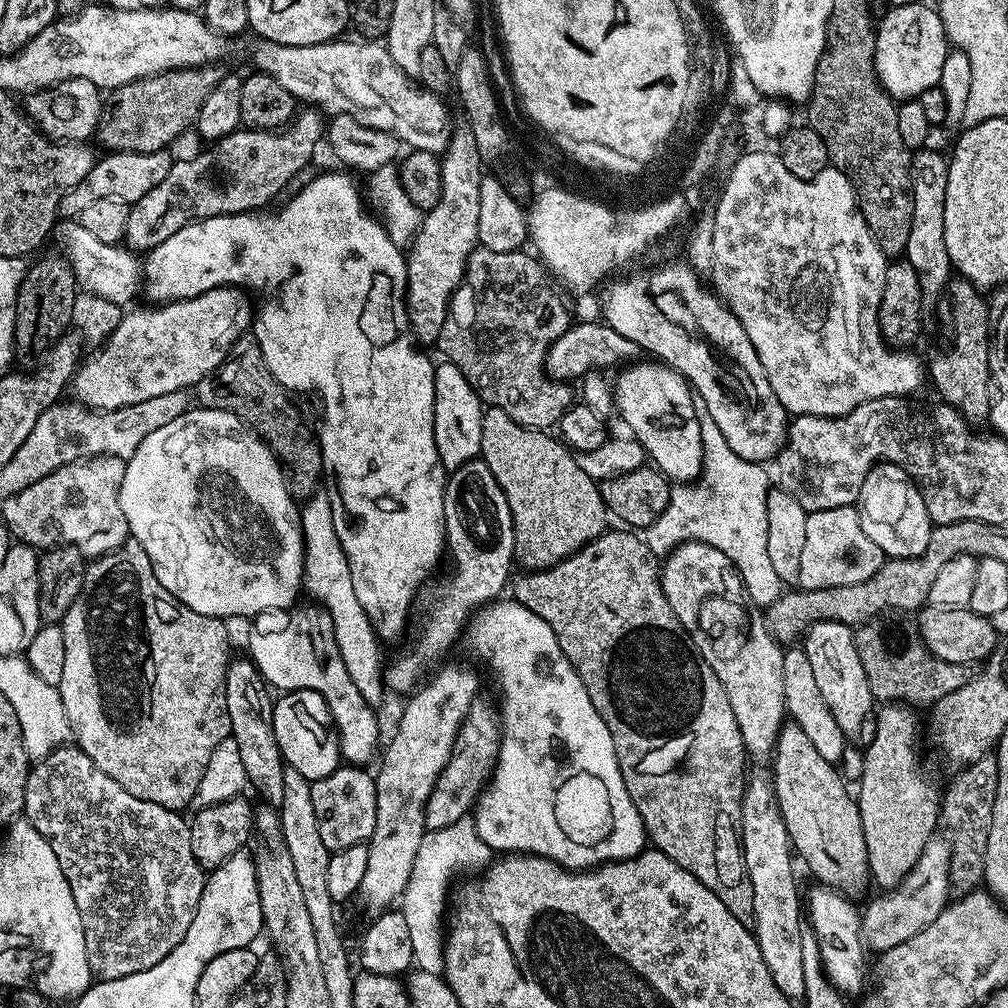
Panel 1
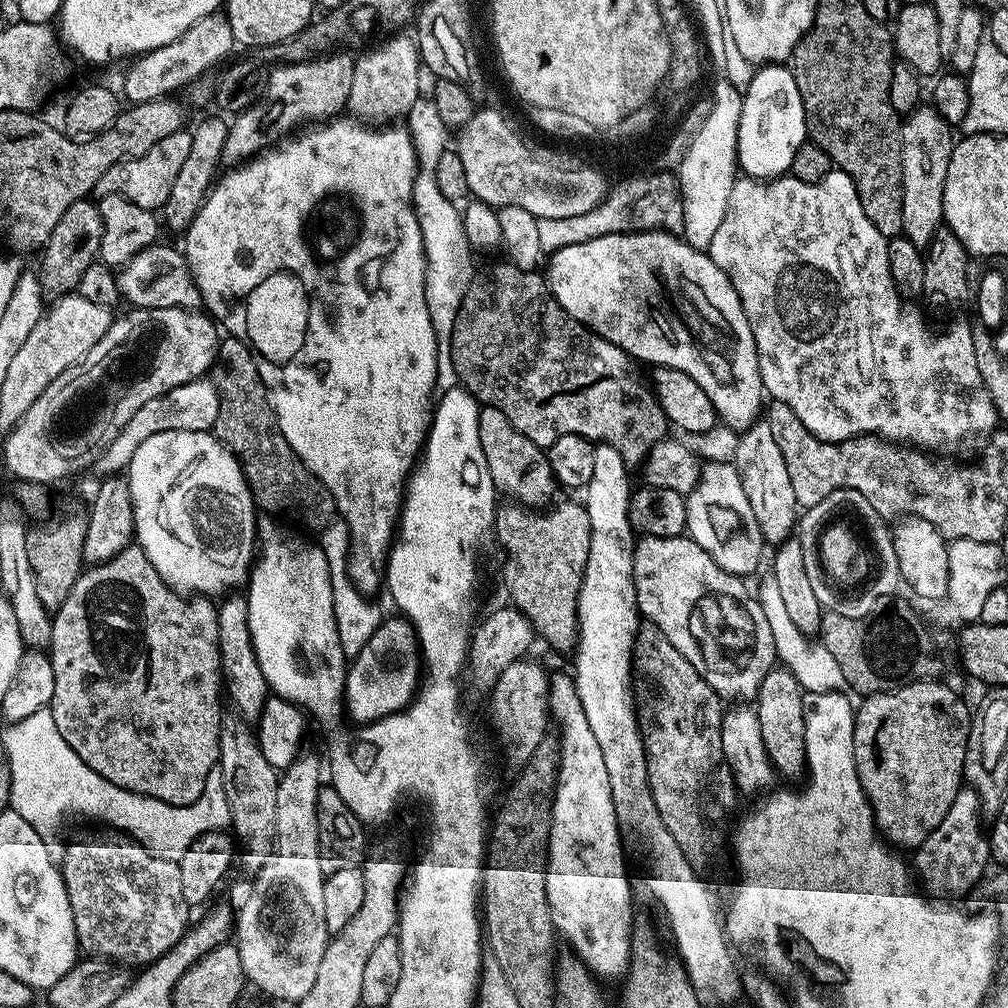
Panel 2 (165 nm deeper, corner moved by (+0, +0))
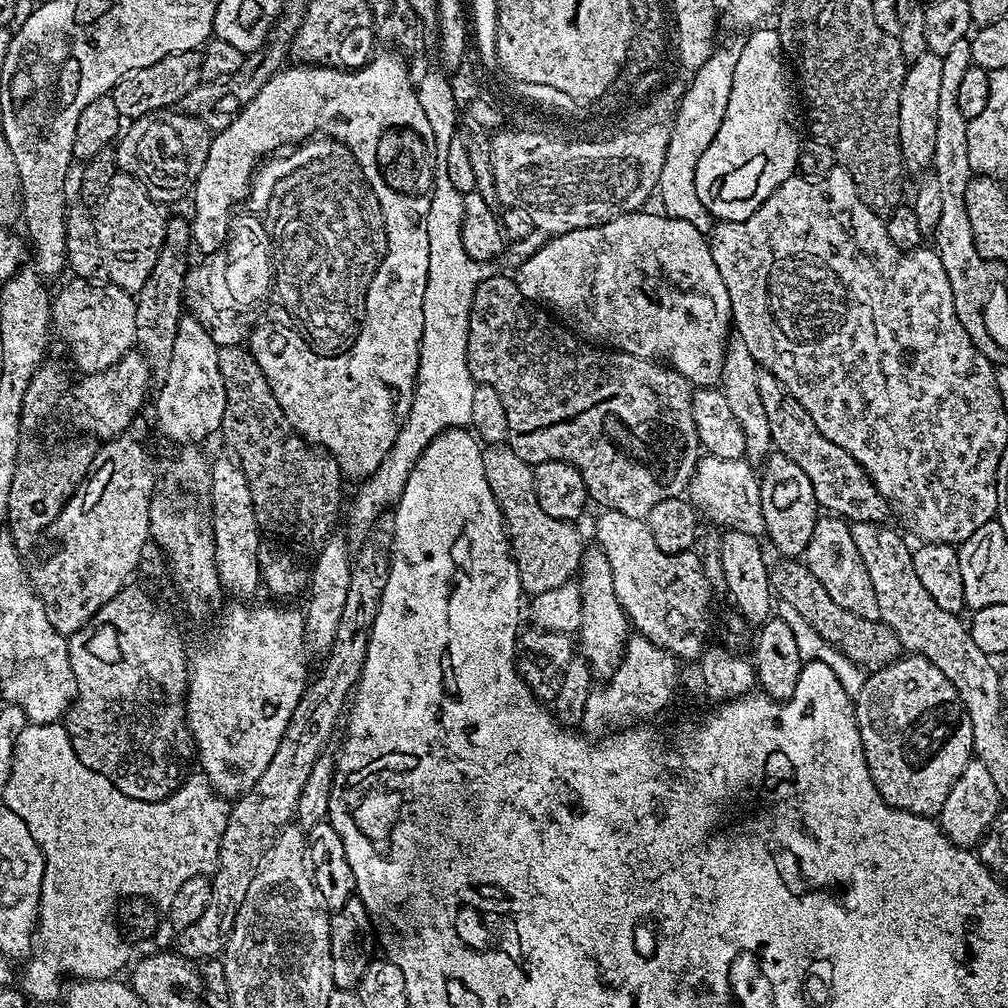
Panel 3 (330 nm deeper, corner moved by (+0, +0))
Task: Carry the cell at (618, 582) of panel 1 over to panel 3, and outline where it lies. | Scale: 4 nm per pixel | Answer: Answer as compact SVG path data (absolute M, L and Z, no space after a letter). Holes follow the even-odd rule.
M507 443L490 444L482 451L482 466L486 474L486 486L490 486L490 494L494 494L496 504L500 508L500 515L504 518L504 530L508 534L508 545L512 548L512 557L518 566L518 578L521 589L529 597L543 594L545 590L558 590L568 580L573 579L578 572L578 551L576 539L580 532L577 525L570 520L550 518L542 506L538 506L538 494L534 494L533 465L522 462L518 454L509 448Z

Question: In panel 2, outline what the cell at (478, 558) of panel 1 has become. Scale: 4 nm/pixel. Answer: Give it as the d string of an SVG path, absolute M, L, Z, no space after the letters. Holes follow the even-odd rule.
M403 618L381 619L378 630L374 630L370 642L366 642L366 646L362 646L360 653L351 657L350 663L347 665L343 705L346 709L347 719L357 720L357 725L363 726L387 716L393 716L396 712L404 711L412 703L421 679L422 657L416 632L412 629L412 625Z

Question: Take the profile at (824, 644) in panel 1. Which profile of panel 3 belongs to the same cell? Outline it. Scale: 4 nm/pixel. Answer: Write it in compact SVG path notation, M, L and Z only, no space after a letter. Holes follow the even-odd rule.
M773 451L763 461L760 478L760 497L762 498L762 518L766 540L780 551L784 558L803 557L808 549L810 534L814 534L814 526L818 519L818 505L814 498L814 486L810 486L810 478L790 458L781 452Z

